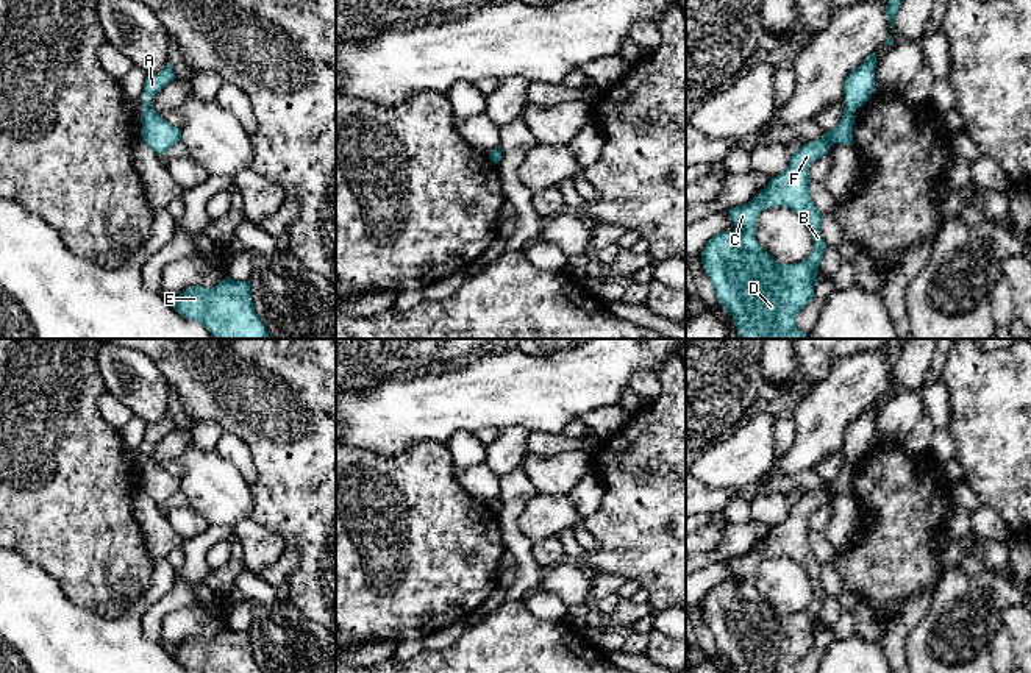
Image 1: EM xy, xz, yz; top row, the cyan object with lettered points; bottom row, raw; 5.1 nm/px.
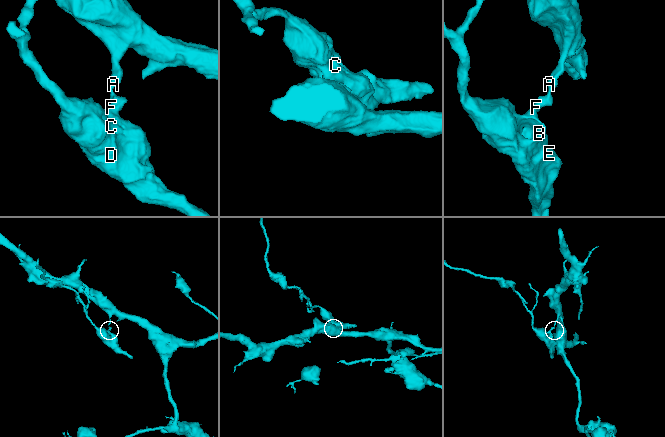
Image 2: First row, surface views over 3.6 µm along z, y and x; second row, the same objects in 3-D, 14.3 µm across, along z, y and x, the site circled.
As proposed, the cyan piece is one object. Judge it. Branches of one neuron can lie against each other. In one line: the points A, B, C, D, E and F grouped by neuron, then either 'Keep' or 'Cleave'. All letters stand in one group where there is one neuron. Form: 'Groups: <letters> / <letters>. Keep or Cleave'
Groups: A B C D E F. Keep

